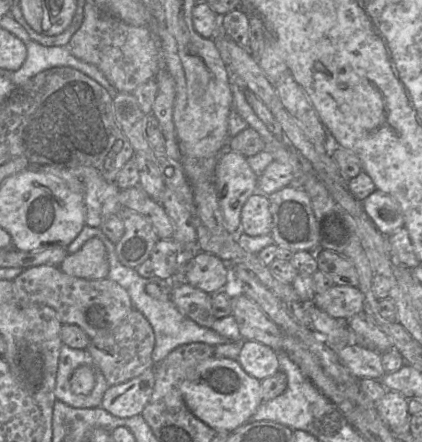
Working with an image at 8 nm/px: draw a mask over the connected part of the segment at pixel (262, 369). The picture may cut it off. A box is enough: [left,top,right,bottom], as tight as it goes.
[237,340,281,380]

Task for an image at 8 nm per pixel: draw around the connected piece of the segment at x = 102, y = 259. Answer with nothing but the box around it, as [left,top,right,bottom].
[59,238,109,280]

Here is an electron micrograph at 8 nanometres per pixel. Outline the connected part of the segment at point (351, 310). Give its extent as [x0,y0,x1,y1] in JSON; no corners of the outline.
[313,285,364,320]

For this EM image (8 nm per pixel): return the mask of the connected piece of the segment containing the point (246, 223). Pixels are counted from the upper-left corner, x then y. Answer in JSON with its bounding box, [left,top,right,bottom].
[240,192,272,235]

